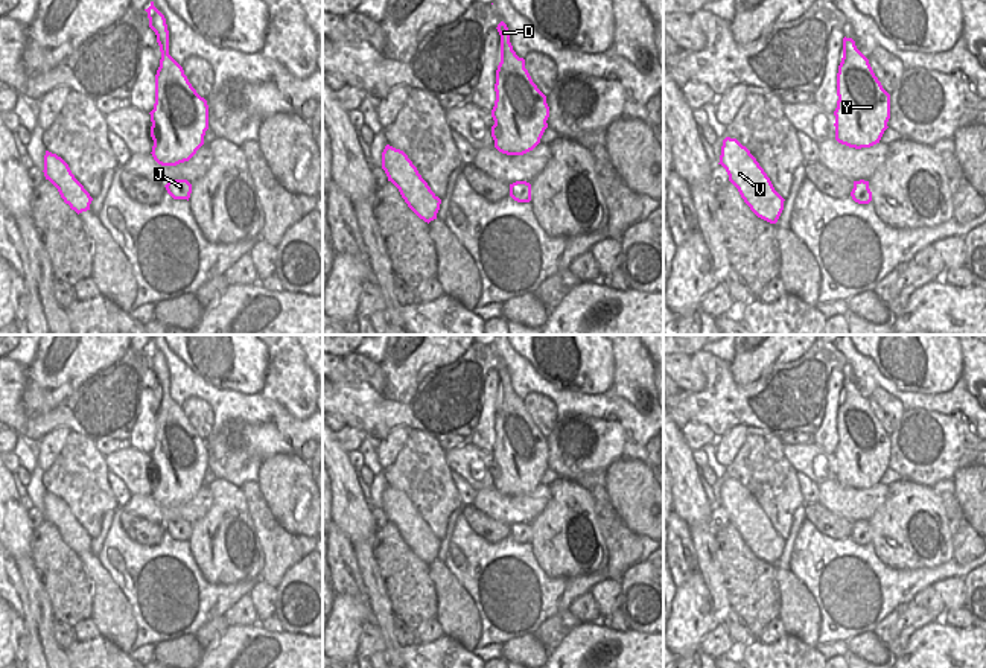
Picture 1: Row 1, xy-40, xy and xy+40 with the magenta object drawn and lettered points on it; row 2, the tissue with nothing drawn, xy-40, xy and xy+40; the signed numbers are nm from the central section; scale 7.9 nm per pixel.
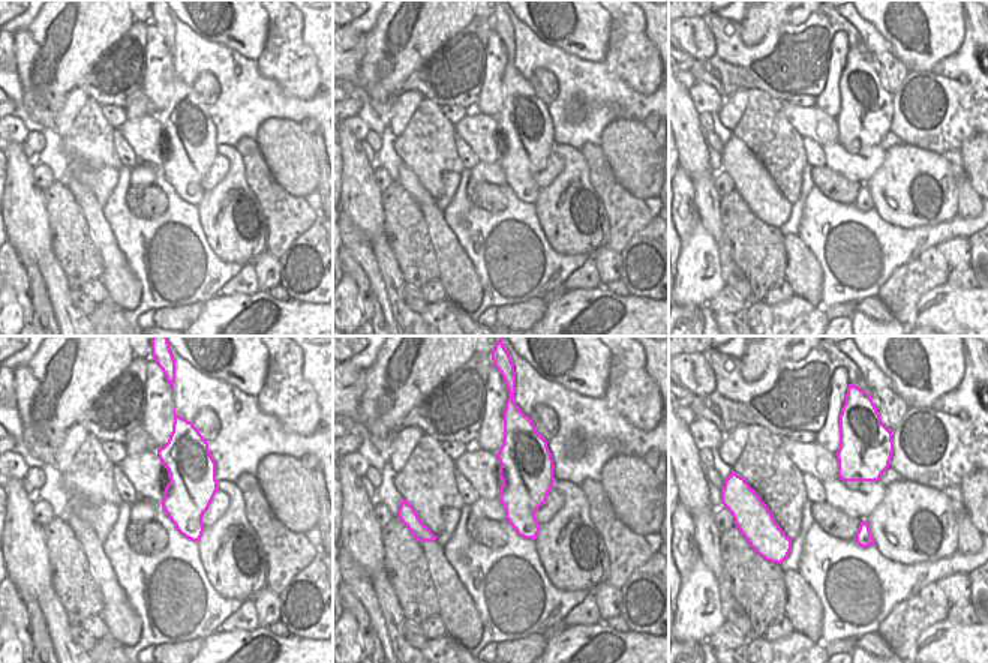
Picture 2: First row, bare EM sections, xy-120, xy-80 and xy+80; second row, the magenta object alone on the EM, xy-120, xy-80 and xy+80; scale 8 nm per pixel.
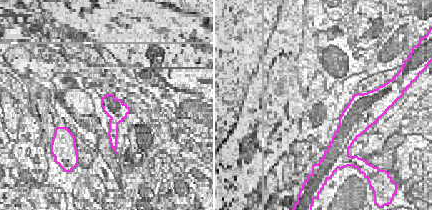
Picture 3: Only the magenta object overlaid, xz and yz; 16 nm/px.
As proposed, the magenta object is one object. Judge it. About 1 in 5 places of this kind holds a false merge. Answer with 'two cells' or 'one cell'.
one cell

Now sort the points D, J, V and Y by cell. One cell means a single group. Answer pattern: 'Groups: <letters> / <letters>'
Groups: D J V Y

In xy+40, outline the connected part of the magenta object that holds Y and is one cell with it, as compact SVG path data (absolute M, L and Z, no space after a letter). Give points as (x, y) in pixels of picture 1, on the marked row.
M843 38L837 73L835 140L861 149L879 143L890 119L890 94L852 38Z

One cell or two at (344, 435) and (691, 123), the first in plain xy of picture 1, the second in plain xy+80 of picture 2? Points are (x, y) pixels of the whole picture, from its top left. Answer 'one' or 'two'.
two

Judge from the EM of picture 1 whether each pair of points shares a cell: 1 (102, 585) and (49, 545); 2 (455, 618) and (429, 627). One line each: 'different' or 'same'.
1: different
2: different

